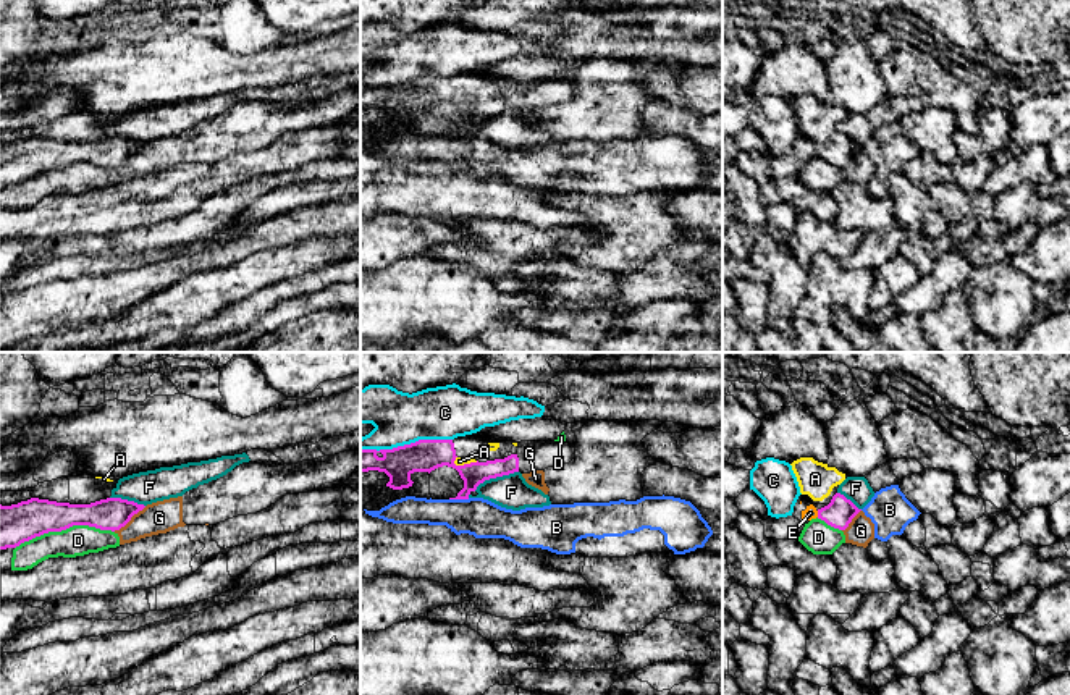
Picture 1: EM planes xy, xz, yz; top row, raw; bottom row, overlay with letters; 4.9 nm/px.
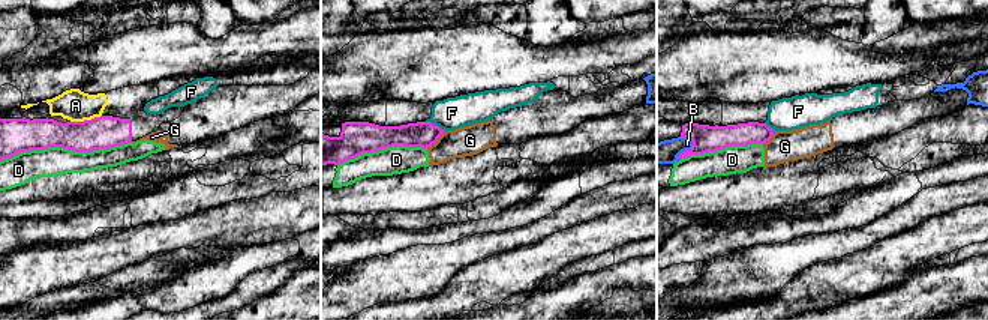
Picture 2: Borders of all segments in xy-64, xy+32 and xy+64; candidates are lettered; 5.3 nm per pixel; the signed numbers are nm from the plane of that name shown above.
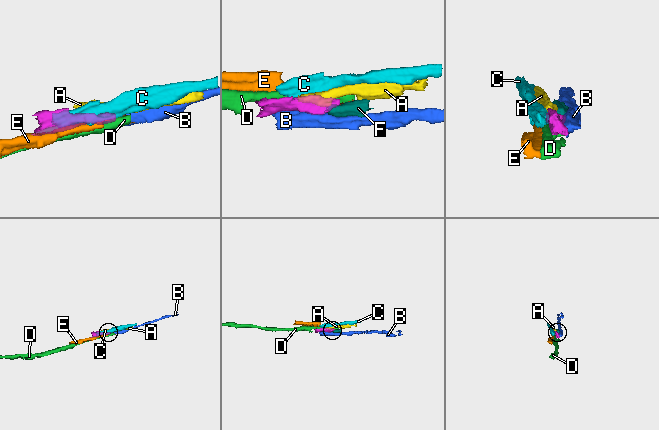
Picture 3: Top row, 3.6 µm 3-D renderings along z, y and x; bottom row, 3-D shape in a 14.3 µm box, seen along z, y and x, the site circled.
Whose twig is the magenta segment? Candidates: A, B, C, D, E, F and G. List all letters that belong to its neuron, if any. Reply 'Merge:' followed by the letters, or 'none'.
Merge: A

